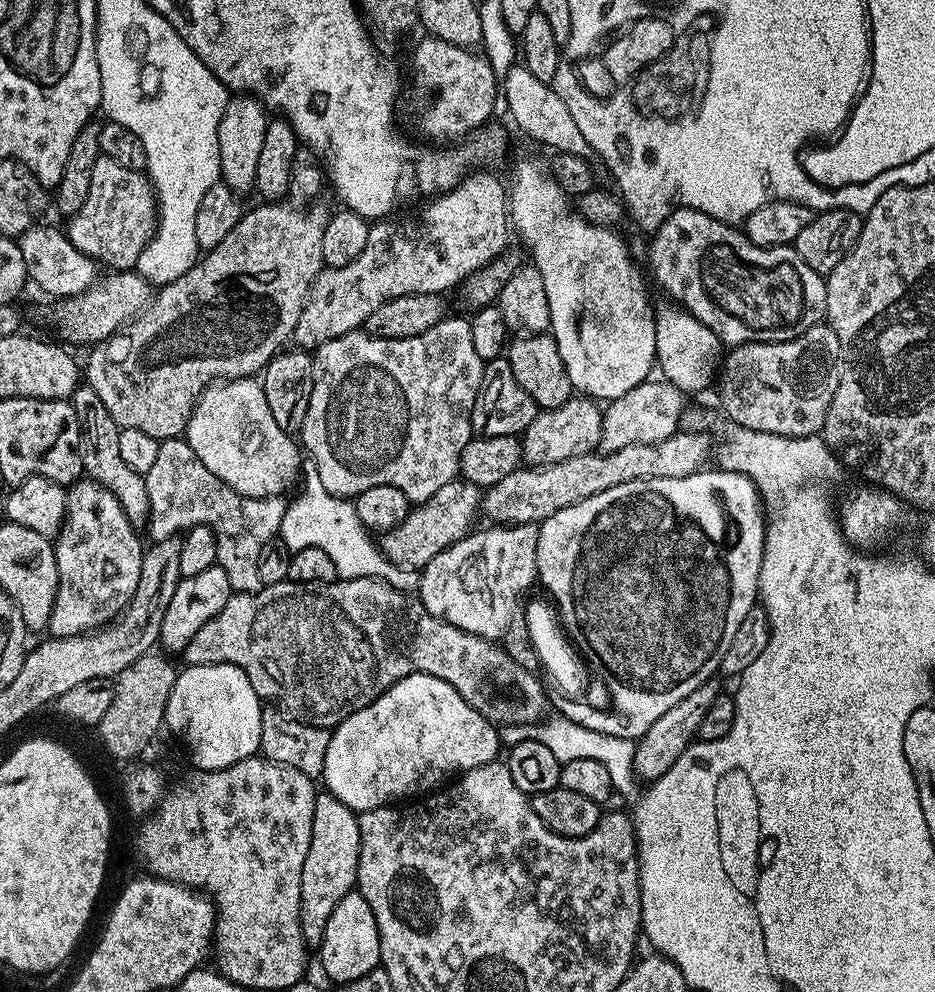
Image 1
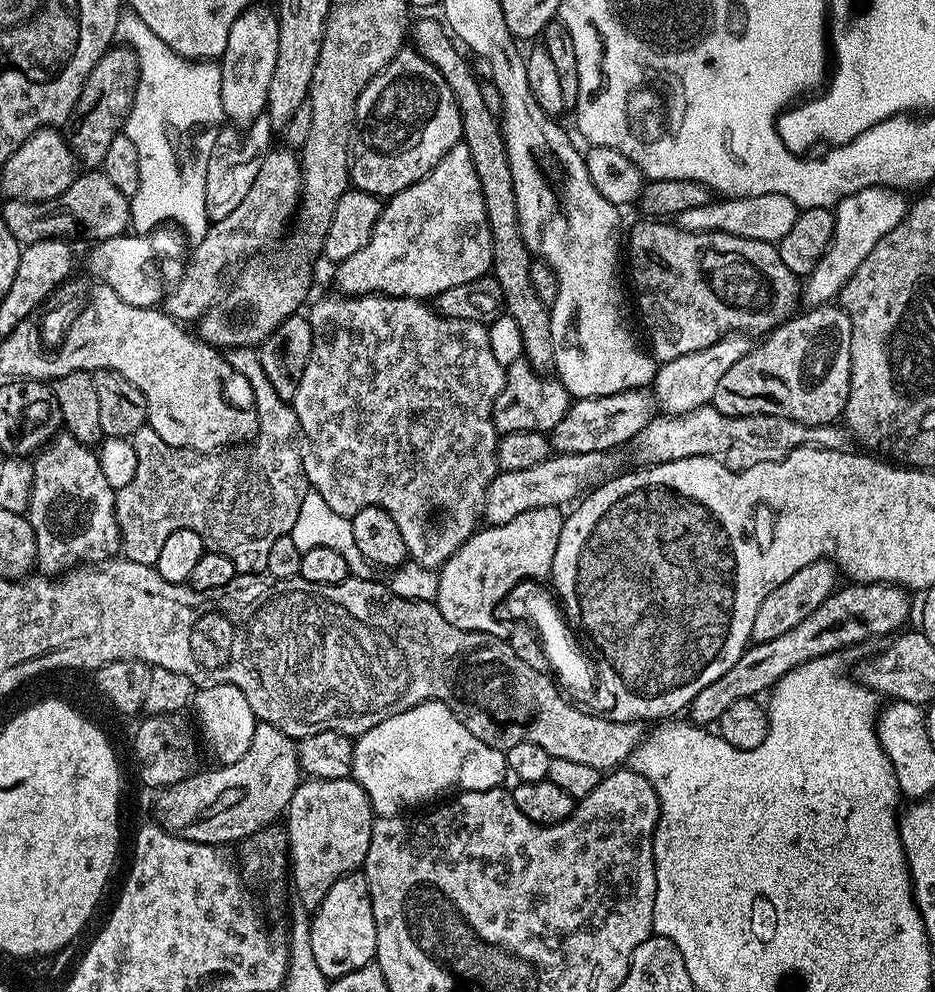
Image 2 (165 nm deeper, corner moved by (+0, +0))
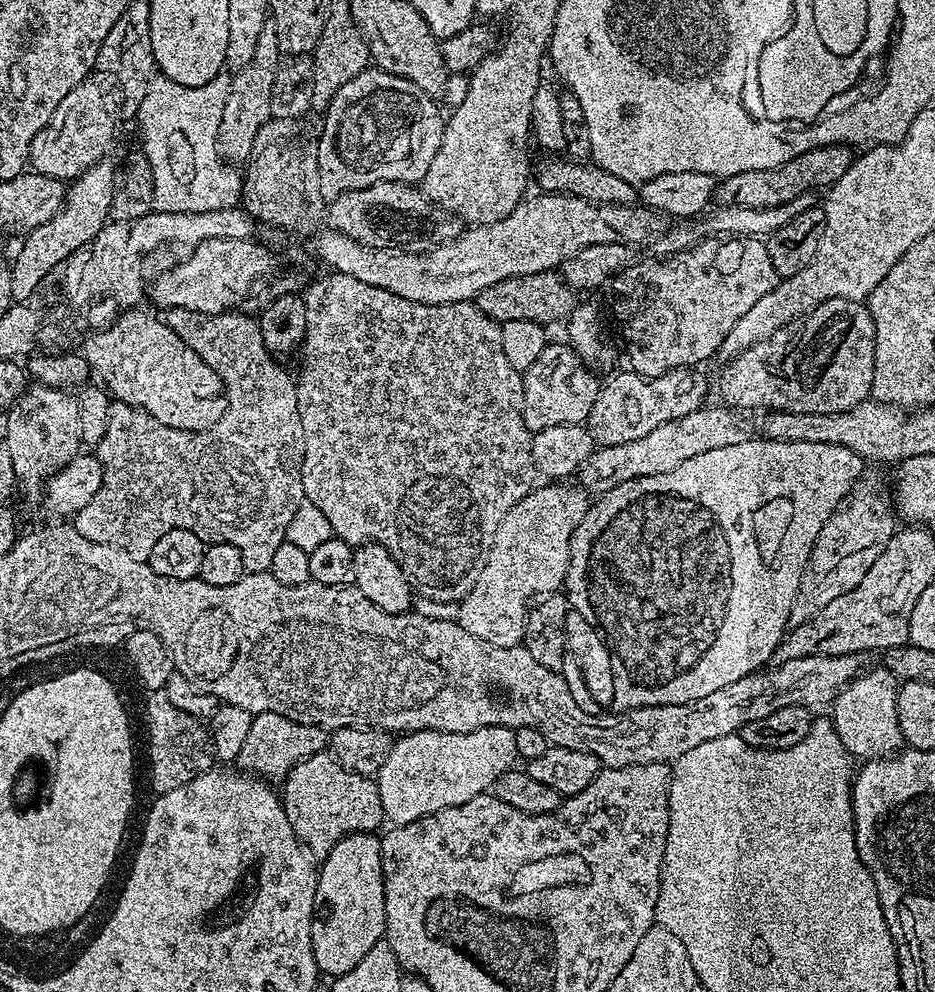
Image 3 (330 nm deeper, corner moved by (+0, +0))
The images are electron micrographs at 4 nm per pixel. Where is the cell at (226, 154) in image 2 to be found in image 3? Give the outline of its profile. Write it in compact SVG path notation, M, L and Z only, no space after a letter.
M271 22L265 24L258 42L254 46L254 58L246 66L235 69L228 82L228 93L222 106L222 118L216 135L216 148L228 162L247 161L254 146L254 138L266 121L272 119L270 114L270 90L274 86L274 74L282 63L282 53L278 46L278 34L274 34Z

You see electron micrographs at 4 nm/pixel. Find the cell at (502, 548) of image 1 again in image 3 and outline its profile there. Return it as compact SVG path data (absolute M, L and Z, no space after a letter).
M548 482L543 486L545 488L533 487L508 511L506 518L502 518L498 530L487 545L484 564L480 567L474 586L459 601L458 622L470 634L474 634L474 638L482 638L482 642L503 648L517 647L524 639L524 620L528 616L530 601L559 593L568 579L570 542L574 530L578 530L578 522L582 522L588 513L590 496L572 482Z

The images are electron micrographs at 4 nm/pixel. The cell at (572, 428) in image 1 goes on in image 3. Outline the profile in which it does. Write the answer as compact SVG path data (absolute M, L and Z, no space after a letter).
M695 367L676 368L658 378L623 371L603 381L594 410L588 415L586 427L597 445L618 446L622 442L634 442L634 438L643 438L650 430L662 426L662 422L674 422L674 418L682 418L682 414L705 407L708 380Z

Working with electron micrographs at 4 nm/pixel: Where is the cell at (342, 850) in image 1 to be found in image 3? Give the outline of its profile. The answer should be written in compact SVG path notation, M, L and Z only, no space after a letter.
M325 750L297 762L290 770L290 774L284 777L282 787L284 787L284 792L282 788L282 799L286 818L290 818L290 826L294 830L294 834L307 848L309 856L313 858L328 856L330 850L334 850L336 843L350 834L355 832L375 833L376 827L385 823L382 798L378 794L375 779L346 770L346 766L339 764L331 751Z

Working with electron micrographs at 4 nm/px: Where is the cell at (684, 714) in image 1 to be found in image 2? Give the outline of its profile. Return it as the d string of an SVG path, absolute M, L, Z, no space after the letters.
M852 582L847 586L849 588L841 587L833 592L830 598L826 598L826 602L822 602L822 606L818 606L818 610L814 610L814 614L810 614L810 618L798 622L794 630L786 630L786 634L774 638L774 642L749 643L742 658L738 658L738 662L734 662L734 666L730 666L730 670L726 670L722 678L714 678L710 686L694 694L686 709L687 719L696 726L715 725L732 703L767 693L799 664L814 658L843 653L843 648L864 644L875 636L891 637L905 627L903 624L908 620L908 611L912 604L908 601L909 593L900 585Z

